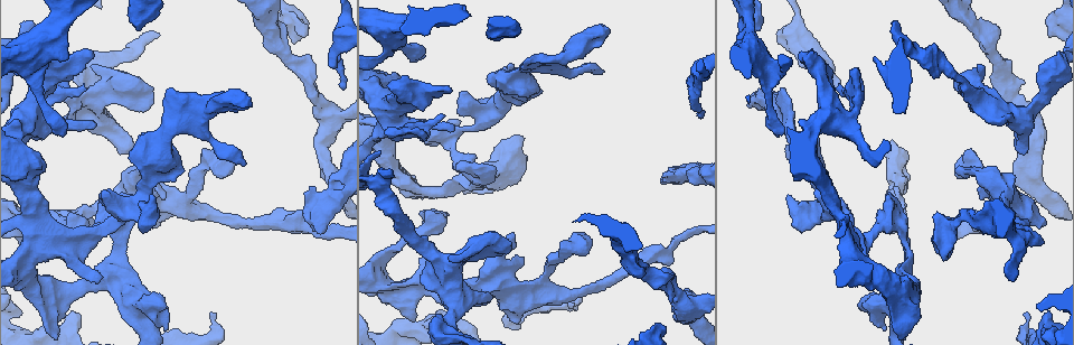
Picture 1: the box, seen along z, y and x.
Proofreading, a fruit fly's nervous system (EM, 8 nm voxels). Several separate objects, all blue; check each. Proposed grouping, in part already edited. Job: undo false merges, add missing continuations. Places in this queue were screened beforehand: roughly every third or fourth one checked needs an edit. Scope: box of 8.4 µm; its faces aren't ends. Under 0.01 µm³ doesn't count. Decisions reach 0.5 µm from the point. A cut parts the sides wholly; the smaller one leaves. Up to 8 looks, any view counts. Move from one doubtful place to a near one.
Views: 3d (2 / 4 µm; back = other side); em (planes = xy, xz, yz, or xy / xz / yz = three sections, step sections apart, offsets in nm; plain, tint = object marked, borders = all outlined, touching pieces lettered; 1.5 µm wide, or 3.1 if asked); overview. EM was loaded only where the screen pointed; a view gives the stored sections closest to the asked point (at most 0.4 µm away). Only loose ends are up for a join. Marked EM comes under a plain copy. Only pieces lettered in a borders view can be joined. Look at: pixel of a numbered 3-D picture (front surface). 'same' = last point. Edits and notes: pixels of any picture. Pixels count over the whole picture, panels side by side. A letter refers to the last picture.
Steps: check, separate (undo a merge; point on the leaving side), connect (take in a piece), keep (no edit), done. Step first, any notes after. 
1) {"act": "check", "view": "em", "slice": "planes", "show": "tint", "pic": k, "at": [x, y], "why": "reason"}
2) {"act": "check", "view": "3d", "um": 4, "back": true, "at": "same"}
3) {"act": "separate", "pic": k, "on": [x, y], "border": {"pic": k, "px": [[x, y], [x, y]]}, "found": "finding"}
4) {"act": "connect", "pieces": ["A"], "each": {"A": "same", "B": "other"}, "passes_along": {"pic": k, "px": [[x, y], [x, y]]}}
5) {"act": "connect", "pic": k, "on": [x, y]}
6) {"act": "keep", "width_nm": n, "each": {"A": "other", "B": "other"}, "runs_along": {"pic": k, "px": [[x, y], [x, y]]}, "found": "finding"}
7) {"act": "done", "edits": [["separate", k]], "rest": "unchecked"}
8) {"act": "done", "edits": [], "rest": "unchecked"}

{"act": "check", "view": "3d", "um": 4, "pic": 1, "at": [492, 78], "why": "free end"}

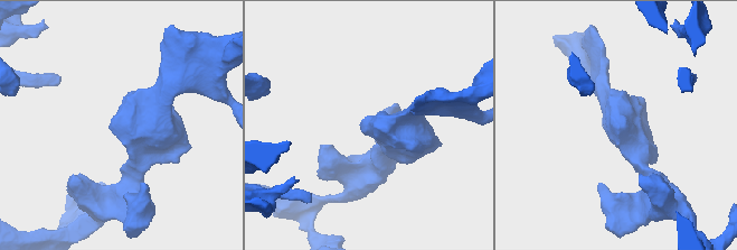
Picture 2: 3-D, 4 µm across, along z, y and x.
{"act": "check", "view": "em", "slice": "xy", "step": 4, "show": "tint", "pic": 2, "at": [118, 114], "why": "need the tissue"}

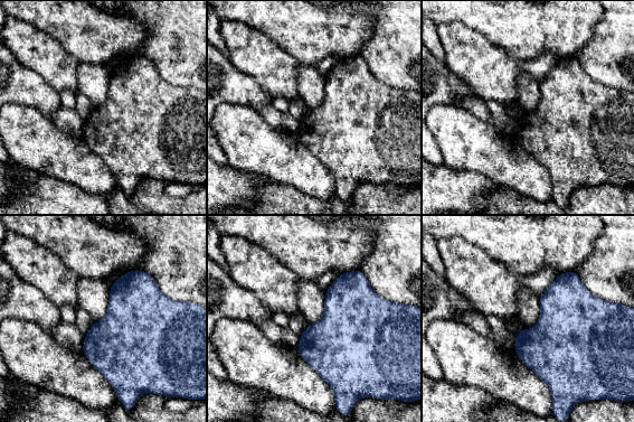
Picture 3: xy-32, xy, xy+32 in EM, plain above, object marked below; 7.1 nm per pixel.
{"act": "check", "view": "em", "slice": "planes", "show": "borders", "at": "same"}

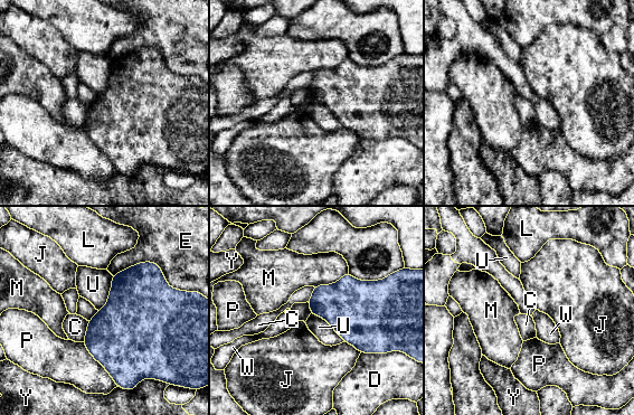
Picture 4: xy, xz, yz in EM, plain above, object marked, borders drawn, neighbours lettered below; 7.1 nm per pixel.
{"act": "keep", "each": {"C": "other", "D": "other", "E": "other", "J": "other", "L": "other", "M": "other", "P": "other", "U": "other", "W": "other", "Y": "other"}, "border": {"pic": 4, "px": [[88, 321], [86, 333], [82, 341]]}, "found": "none of them fits"}

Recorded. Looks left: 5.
{"act": "check", "view": "em", "slice": "xz", "step": 8, "show": "tint", "pic": 1, "at": [179, 329], "why": "an open end"}

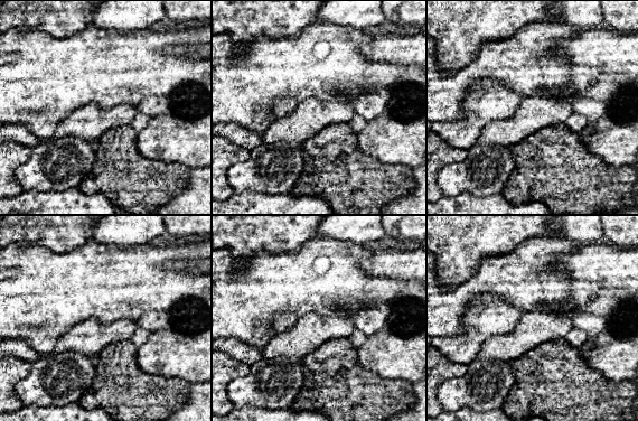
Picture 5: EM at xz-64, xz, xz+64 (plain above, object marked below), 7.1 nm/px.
{"act": "check", "view": "em", "slice": "planes", "show": "borders", "at": "same", "why": "cut it another way"}

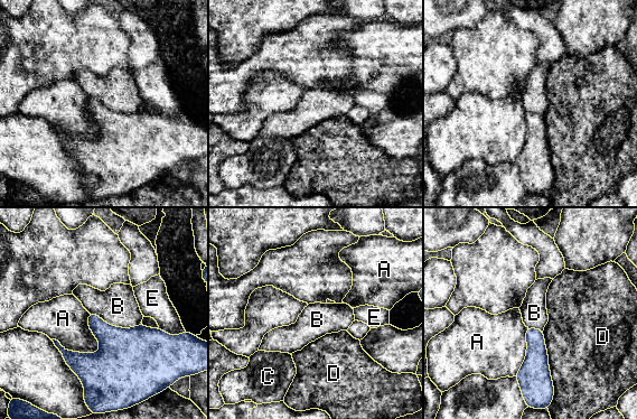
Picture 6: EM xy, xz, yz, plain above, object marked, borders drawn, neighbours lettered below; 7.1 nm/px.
{"act": "keep", "width_nm": 160, "each": {"A": "other", "B": "other", "C": "other", "D": "other", "E": "other"}, "border": {"pic": 6, "px": [[89, 312], [122, 327], [141, 323]]}, "found": "none of them fits"}

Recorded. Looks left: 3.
{"act": "check", "view": "em", "slice": "planes", "show": "borders", "pic": 1, "at": [1053, 32], "why": "branch stops here"}

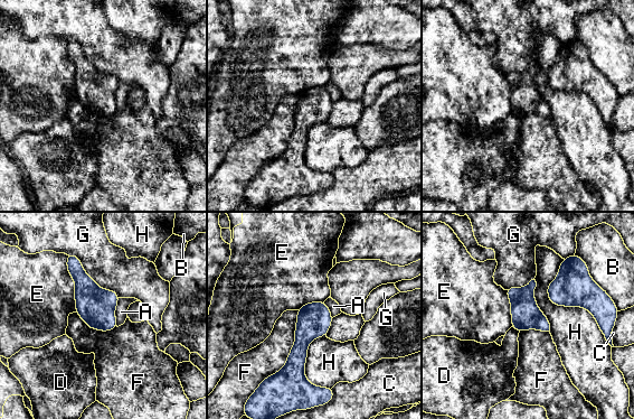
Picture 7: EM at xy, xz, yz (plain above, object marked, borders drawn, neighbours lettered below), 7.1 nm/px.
{"act": "keep", "width_nm": 220, "each": {"A": "other", "B": "other", "C": "other", "D": "other", "E": "other", "F": "other", "G": "other", "H": "other"}, "found": "no lettered piece goes on from it"}

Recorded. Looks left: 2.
{"act": "done", "edits": [], "rest": "unchecked"}

